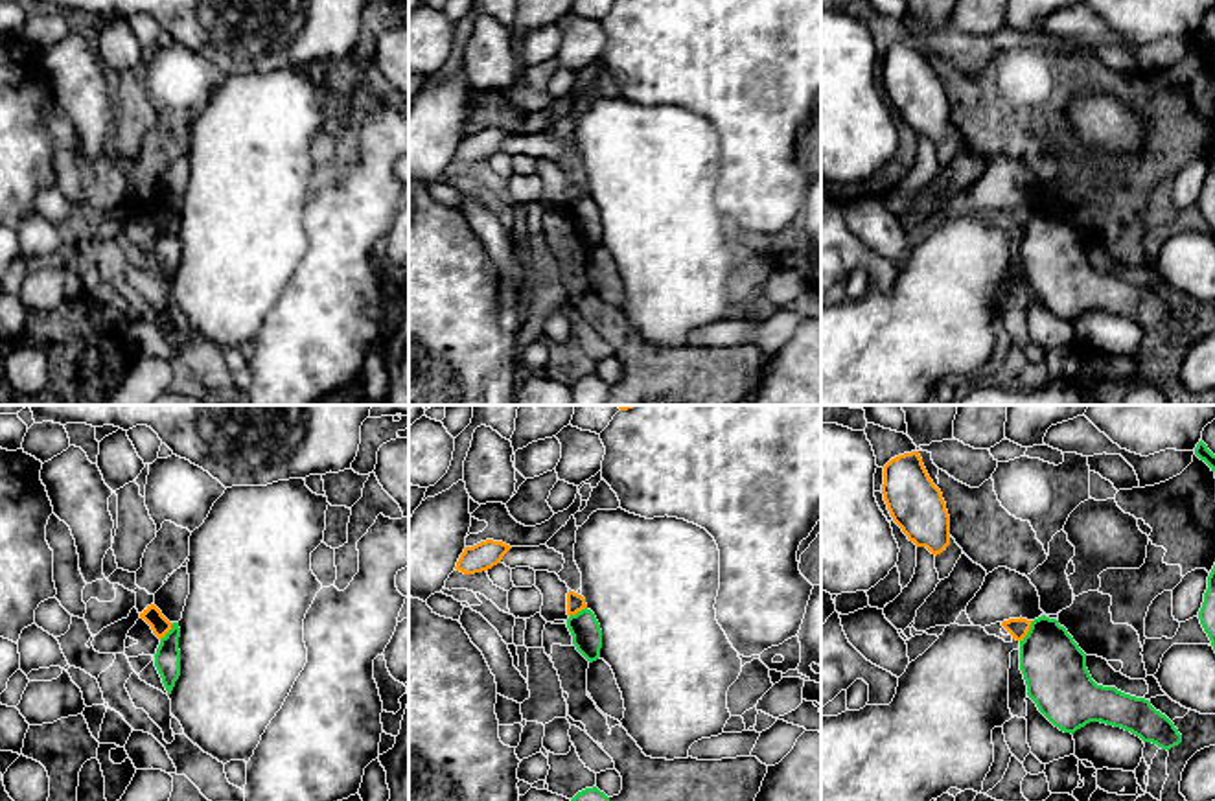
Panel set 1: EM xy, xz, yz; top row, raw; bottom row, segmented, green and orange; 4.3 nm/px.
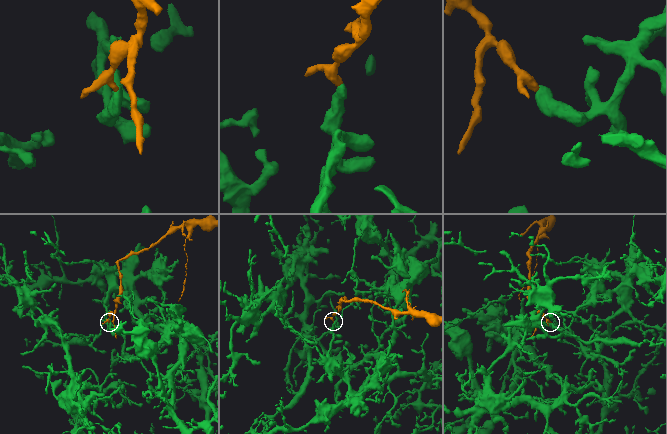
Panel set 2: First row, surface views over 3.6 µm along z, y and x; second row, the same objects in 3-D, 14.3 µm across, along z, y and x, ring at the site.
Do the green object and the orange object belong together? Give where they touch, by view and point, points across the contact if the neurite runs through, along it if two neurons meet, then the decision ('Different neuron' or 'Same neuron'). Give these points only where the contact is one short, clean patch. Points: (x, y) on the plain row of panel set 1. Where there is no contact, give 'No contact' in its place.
Touches green at yz (1028, 220). Boundary: yz (1033, 208), (1020, 229). Different neuron

